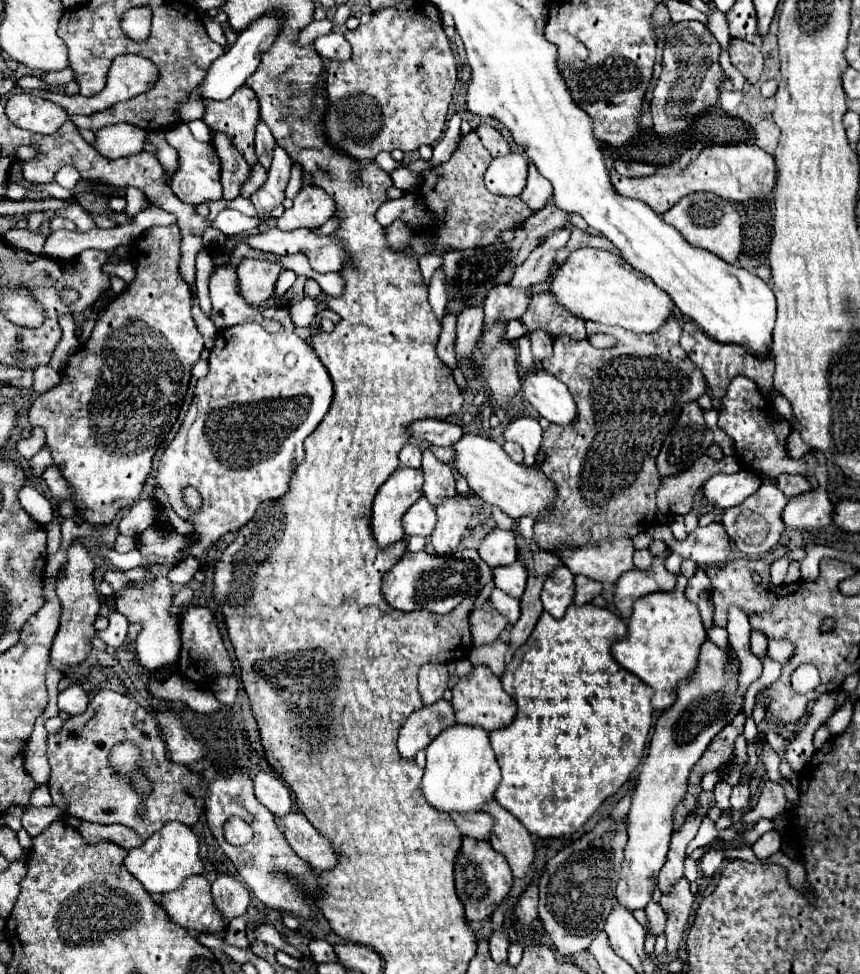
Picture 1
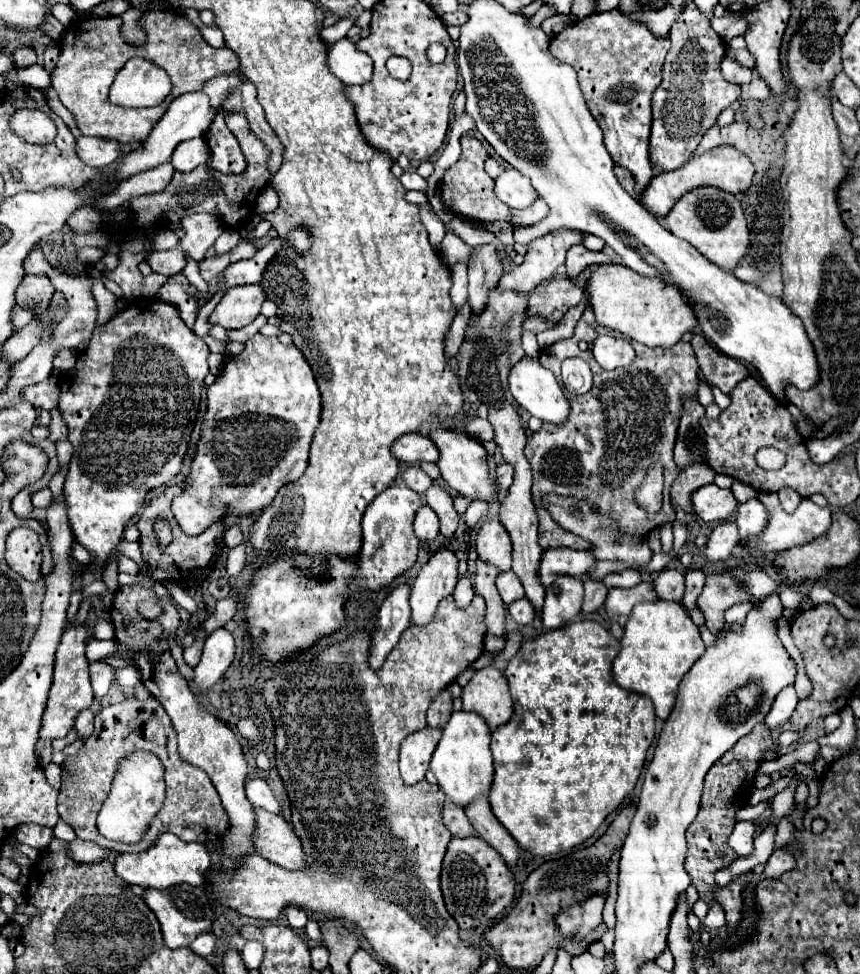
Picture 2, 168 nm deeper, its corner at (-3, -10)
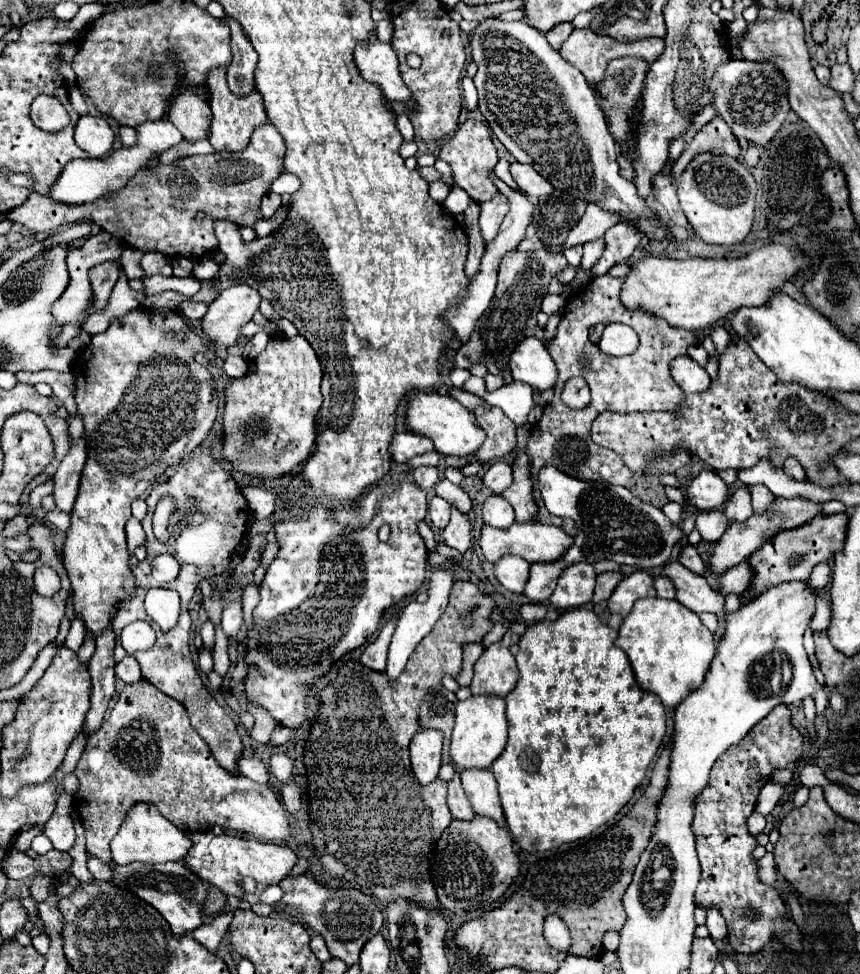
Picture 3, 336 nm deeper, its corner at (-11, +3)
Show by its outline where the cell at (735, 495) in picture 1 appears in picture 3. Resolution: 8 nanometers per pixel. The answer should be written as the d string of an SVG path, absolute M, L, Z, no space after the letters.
M702 470L684 490L686 500L700 510L718 510L730 496L730 486L712 470Z

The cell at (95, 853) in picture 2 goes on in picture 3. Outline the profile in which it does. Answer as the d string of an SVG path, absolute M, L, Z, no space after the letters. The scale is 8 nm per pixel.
M67 792L58 796L56 812L44 824L44 836L48 836L52 846L62 852L68 852L76 840L76 832L74 832L72 820L70 820L70 814L74 810L73 802L74 797Z

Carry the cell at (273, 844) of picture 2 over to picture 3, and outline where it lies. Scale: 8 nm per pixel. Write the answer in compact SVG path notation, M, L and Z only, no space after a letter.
M144 678L124 686L118 702L110 710L110 716L104 718L102 728L88 738L86 750L74 774L80 780L80 788L74 794L74 812L86 830L86 850L104 862L112 860L110 840L120 830L128 810L138 802L154 804L166 820L184 832L206 832L206 828L222 826L226 832L240 832L244 836L268 842L286 842L292 836L288 812L280 796L270 786L262 786L244 776L232 776L226 772L210 754L208 744L190 726L186 708L160 692L156 686L148 684Z

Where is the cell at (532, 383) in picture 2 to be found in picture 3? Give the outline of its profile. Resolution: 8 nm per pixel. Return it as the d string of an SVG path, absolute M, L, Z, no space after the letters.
M530 336L516 346L516 352L510 356L510 372L514 380L526 382L538 392L554 388L558 380L558 368L544 342L536 336Z

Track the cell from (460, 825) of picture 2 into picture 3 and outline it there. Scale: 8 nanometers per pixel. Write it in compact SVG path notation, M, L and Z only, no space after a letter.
M456 772L454 778L450 780L448 784L448 806L450 806L450 812L454 818L458 820L472 820L474 818L474 812L470 808L470 802L462 790L462 784L460 784L460 774Z

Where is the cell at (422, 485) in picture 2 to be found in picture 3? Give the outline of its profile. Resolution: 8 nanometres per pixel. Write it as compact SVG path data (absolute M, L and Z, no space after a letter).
M420 466L414 468L414 482L422 488L422 490L432 490L438 482L438 470L434 466Z

